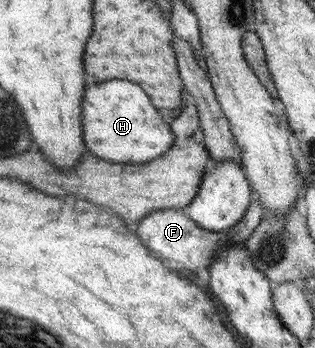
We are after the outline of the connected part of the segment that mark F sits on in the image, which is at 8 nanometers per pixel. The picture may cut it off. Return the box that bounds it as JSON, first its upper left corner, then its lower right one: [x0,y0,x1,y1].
[138,195,266,273]

